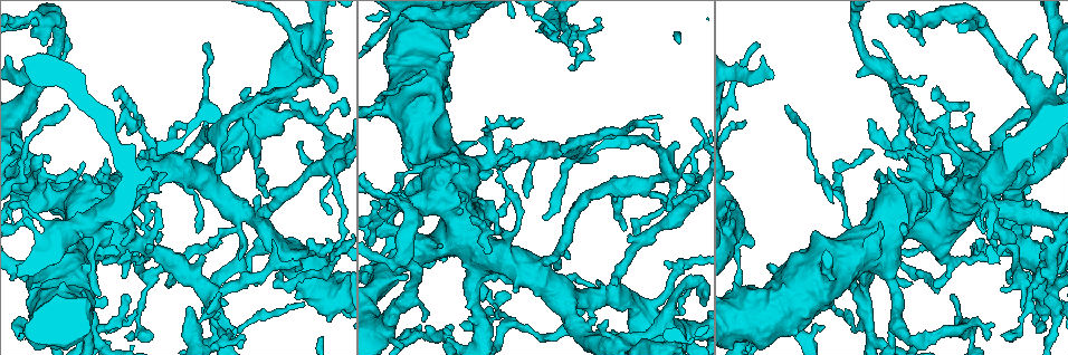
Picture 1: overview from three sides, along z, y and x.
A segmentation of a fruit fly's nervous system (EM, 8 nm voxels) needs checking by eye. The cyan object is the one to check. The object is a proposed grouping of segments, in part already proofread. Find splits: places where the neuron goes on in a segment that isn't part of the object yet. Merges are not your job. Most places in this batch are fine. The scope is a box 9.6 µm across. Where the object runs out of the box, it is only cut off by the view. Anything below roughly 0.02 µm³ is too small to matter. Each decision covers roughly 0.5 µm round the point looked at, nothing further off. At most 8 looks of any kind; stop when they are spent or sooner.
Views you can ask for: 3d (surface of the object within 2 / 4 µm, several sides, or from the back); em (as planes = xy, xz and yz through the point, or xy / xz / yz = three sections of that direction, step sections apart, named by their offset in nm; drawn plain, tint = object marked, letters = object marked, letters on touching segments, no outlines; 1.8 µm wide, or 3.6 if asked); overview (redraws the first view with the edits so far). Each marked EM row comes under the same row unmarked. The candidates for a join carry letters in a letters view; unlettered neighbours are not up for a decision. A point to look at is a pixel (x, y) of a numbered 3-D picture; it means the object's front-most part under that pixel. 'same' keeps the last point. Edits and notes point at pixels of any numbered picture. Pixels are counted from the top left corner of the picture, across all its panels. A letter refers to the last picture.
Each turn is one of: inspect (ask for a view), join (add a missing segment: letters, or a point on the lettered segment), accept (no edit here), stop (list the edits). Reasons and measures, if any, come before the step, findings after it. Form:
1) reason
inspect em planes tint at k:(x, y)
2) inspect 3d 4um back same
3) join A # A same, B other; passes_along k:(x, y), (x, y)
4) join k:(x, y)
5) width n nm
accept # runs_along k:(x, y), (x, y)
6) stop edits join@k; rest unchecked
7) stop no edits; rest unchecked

thin neck
inspect 3d 4um at 1:(905, 94)

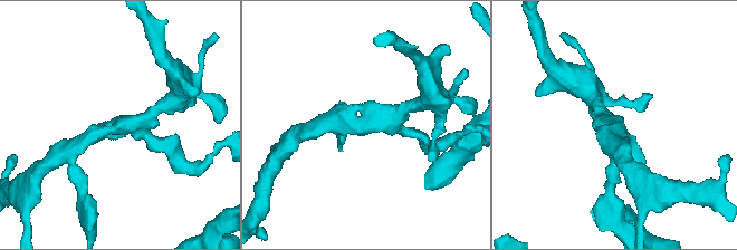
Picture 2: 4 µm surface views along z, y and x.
arms 3; arm_widths 180, 220, 280 nm
inspect em yz step 16 tint at 2:(615, 123)

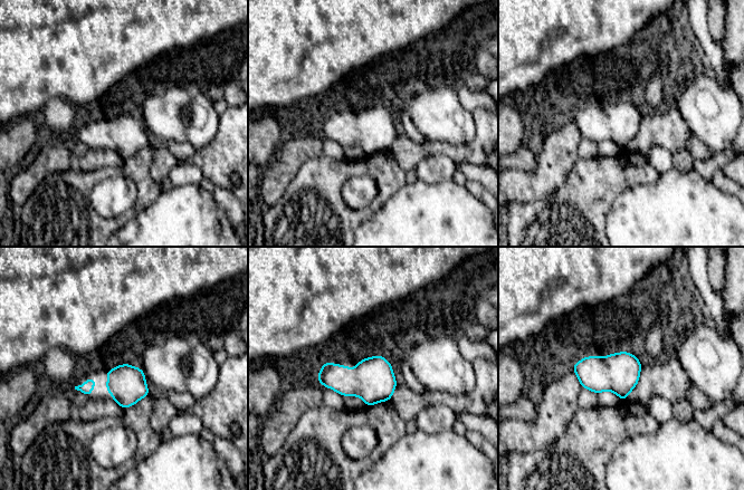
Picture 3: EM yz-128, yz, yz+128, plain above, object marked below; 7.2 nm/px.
inspect em planes letters same

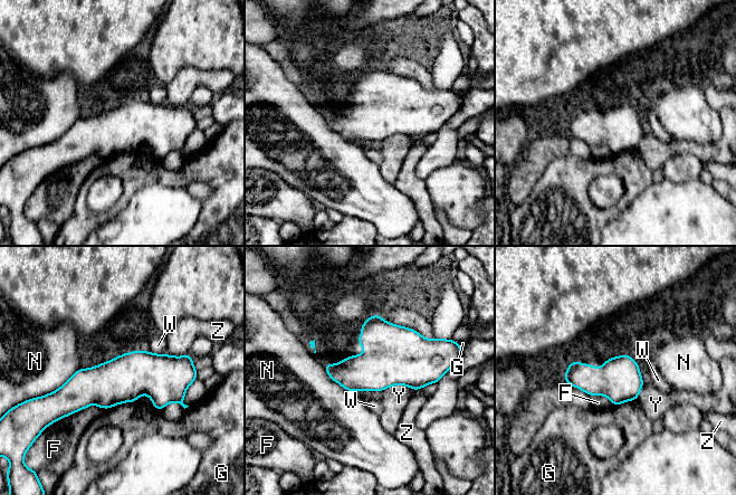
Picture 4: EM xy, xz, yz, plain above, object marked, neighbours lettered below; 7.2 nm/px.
longest_contact F 340 nm
accept # F other, G other, N other, W other, Y other, Z other; runs_along 4:(187, 365), (57, 394); no lettered segment goes on from it

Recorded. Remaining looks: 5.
an open end
inspect em planes tint at 1:(1003, 289)

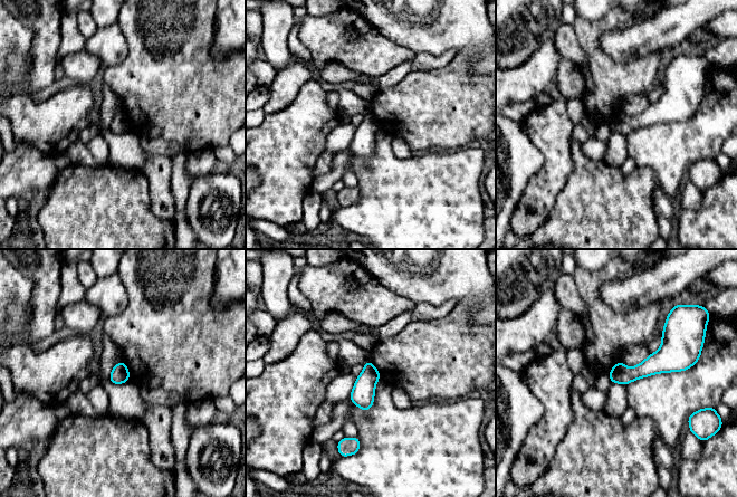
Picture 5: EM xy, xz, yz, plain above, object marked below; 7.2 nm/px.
inspect em planes letters same

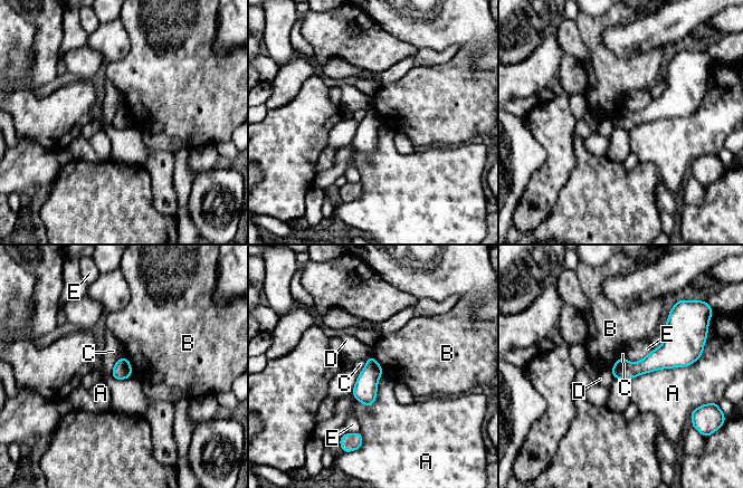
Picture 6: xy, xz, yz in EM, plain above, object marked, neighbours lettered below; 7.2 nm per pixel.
accept # A other, B other, C other, D other, E other; border 6:(124, 355), (132, 374); none of them fits

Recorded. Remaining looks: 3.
inspect 3d 2um back at 1:(532, 152)

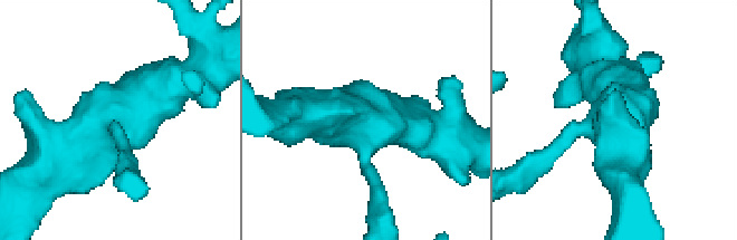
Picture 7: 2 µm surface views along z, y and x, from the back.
inspect em xz step 16 tint at 7:(369, 116)

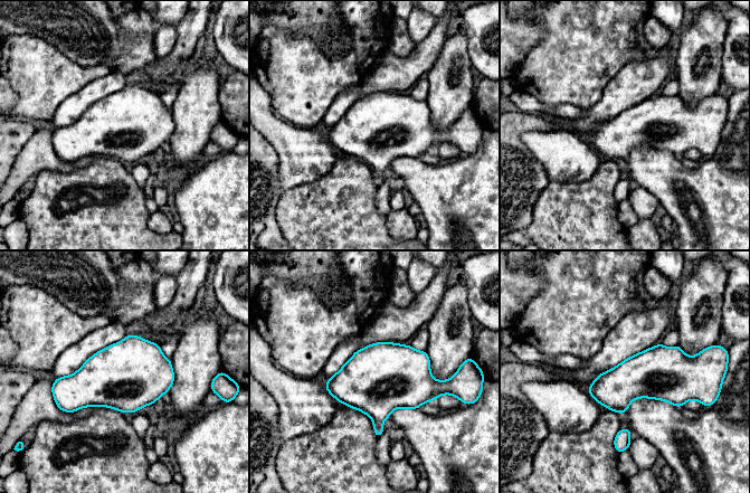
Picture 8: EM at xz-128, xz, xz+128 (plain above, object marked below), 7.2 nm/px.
inspect em planes letters same

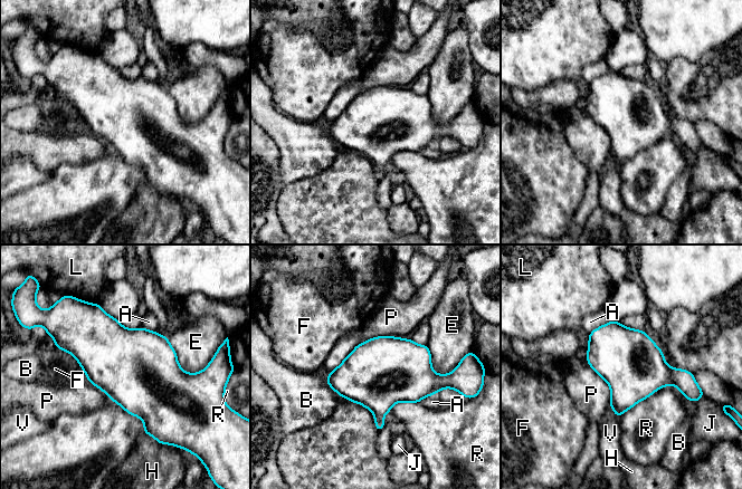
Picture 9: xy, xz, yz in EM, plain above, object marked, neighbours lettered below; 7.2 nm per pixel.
longest_contact R 500 nm
accept # A other, B other, E other, F other, H other, J other, L other, P other, R other, V other; border 9:(586, 362), (607, 383), (610, 406); no lettered segment goes on from it

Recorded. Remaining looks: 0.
stop no edits; rest unchecked

